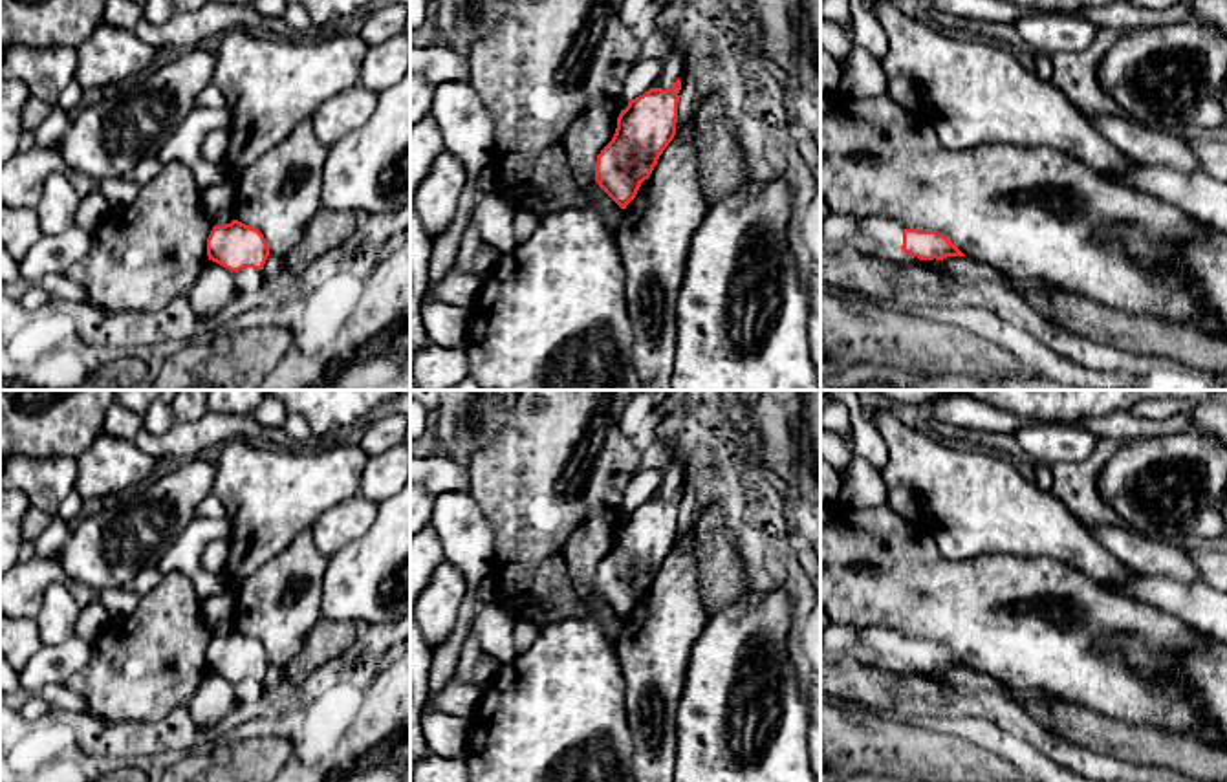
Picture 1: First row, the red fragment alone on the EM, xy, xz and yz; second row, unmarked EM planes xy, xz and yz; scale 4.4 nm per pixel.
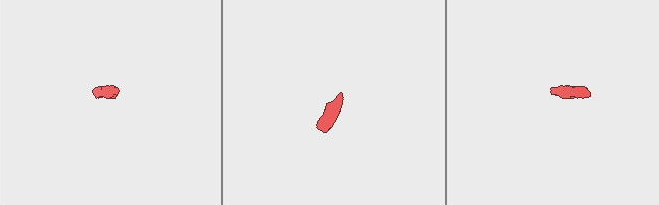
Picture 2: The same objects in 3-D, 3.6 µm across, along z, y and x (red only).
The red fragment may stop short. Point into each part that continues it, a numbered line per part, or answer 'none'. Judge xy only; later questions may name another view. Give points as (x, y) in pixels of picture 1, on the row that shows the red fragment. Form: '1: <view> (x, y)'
1: xy (248, 279)

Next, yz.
1: yz (885, 235)

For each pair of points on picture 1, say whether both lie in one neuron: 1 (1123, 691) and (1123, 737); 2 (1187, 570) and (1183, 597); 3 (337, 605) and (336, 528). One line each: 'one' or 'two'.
1: two
2: two
3: two

